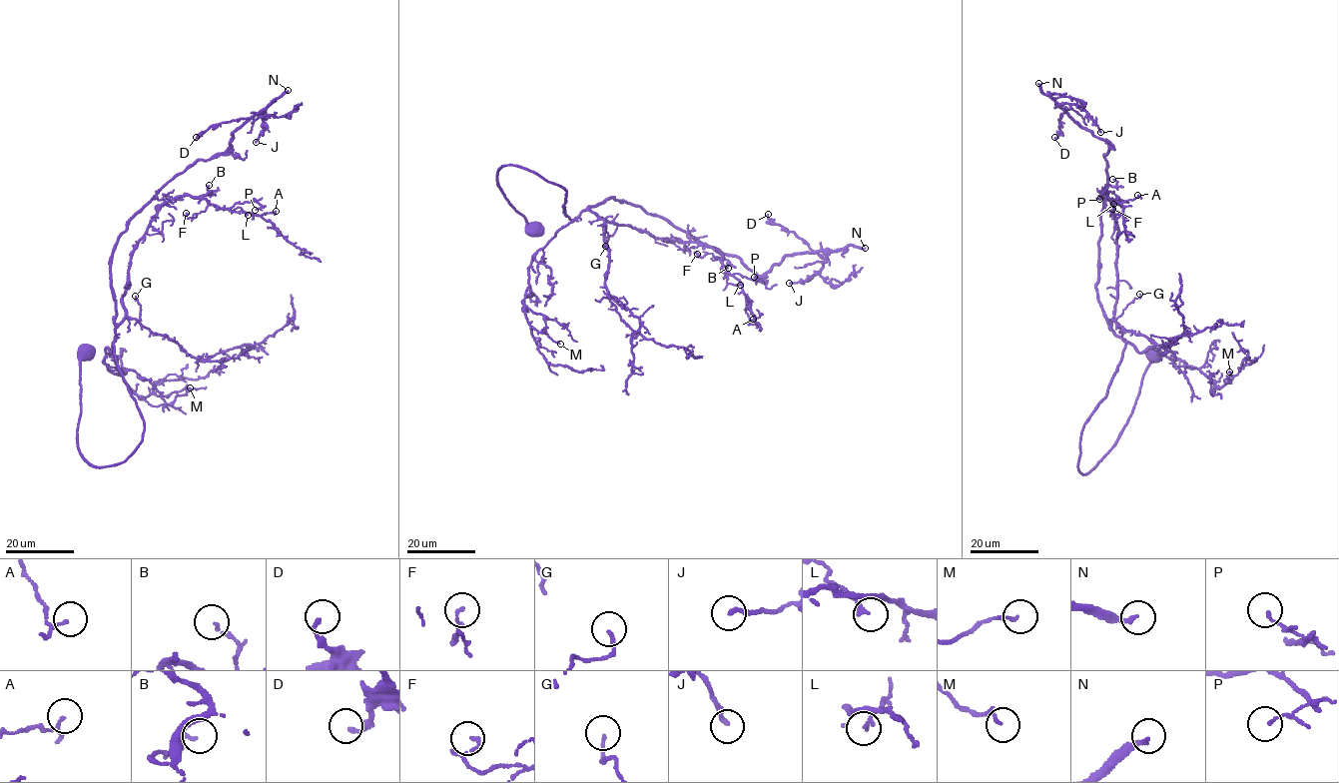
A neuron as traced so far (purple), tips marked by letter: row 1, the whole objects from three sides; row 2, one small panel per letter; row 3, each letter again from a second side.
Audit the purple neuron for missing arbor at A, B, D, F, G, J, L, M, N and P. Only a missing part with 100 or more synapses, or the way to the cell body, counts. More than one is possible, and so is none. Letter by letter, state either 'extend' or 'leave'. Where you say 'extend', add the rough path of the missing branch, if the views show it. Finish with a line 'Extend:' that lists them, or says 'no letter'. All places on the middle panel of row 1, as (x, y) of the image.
A: leave
B: leave
D: leave
F: leave
G: leave
J: leave
L: leave
M: leave
N: extend | (865, 248), (876, 264), (898, 277), (943, 279), (945, 281), (940, 286), (945, 288)
P: leave
Extend: N

